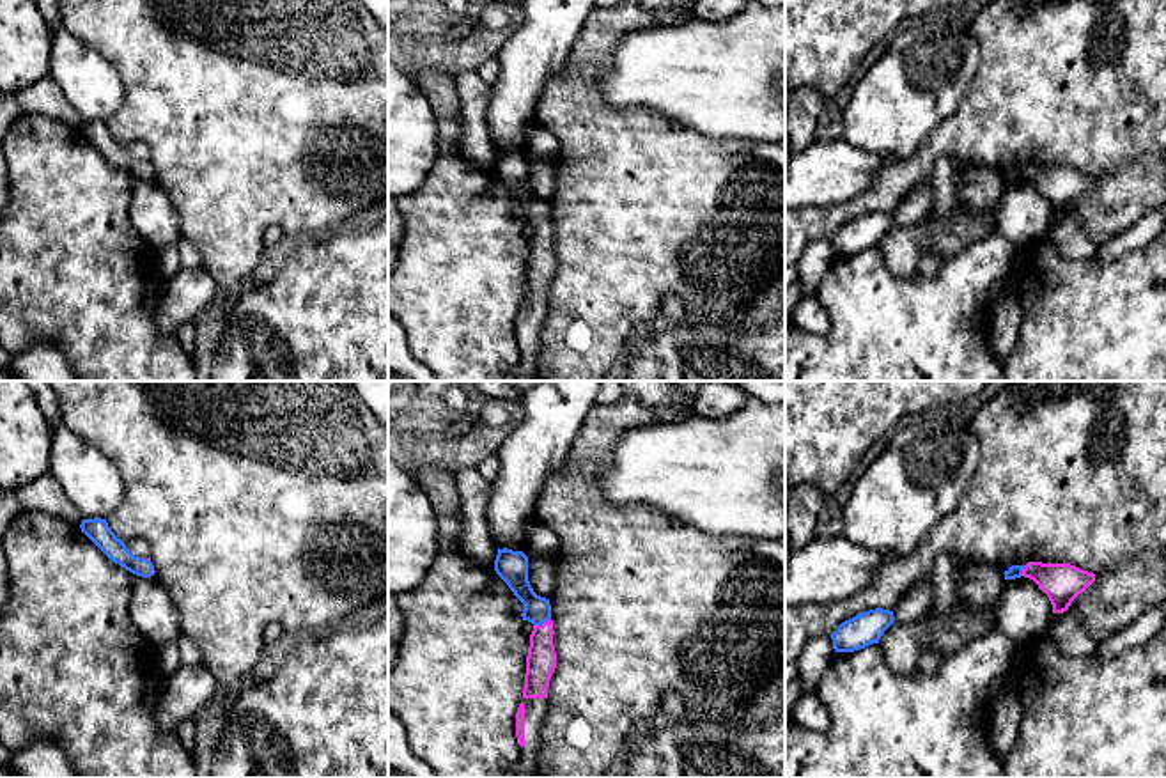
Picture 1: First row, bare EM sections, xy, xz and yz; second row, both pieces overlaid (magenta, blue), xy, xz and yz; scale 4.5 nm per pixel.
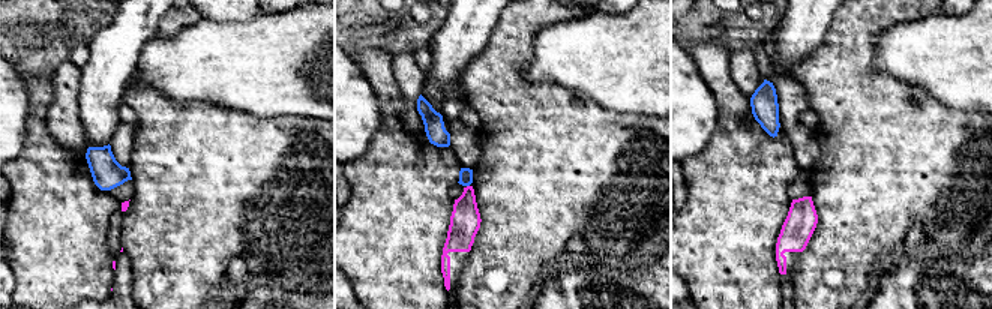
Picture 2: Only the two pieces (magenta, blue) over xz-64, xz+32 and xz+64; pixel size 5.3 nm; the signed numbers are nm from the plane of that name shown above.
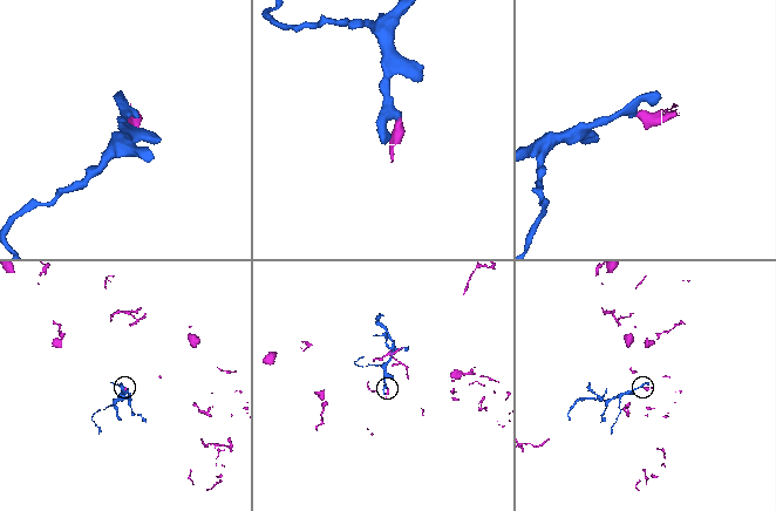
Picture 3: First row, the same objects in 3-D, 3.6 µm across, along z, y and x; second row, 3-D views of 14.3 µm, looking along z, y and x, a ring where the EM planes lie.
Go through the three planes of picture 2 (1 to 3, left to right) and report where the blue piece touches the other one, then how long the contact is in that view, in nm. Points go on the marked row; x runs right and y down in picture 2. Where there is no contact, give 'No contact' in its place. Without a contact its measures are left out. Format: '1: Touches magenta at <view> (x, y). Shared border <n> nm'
1: No contact
2: No contact
3: No contact

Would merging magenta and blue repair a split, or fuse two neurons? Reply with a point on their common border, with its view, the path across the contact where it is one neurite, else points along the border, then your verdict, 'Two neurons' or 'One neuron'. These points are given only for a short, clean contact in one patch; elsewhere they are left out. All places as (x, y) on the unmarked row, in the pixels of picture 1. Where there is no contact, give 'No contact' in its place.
Touches magenta at xz (543, 227). Path across: xz (541, 264), (543, 227), (537, 213). One neuron

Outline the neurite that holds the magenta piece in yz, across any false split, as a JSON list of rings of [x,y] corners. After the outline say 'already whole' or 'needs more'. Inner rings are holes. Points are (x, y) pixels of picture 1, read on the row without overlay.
[[[1028,165],[1026,168],[1012,168],[1003,177],[1005,183],[1021,179],[1033,183],[1047,197],[1053,216],[1067,214],[1072,204],[1095,184],[1093,175],[1070,167]]]; needs more

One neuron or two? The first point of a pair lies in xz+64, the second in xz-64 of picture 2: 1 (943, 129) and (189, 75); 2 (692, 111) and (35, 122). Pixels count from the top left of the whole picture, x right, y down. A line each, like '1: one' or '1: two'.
1: two
2: two

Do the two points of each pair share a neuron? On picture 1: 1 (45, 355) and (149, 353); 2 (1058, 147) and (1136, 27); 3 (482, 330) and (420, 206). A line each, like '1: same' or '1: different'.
1: different
2: same
3: same

